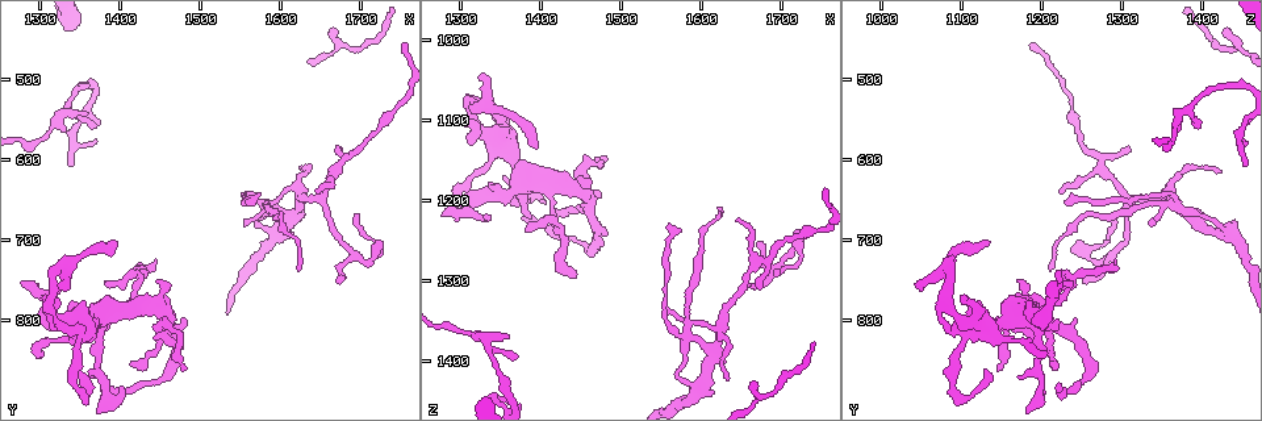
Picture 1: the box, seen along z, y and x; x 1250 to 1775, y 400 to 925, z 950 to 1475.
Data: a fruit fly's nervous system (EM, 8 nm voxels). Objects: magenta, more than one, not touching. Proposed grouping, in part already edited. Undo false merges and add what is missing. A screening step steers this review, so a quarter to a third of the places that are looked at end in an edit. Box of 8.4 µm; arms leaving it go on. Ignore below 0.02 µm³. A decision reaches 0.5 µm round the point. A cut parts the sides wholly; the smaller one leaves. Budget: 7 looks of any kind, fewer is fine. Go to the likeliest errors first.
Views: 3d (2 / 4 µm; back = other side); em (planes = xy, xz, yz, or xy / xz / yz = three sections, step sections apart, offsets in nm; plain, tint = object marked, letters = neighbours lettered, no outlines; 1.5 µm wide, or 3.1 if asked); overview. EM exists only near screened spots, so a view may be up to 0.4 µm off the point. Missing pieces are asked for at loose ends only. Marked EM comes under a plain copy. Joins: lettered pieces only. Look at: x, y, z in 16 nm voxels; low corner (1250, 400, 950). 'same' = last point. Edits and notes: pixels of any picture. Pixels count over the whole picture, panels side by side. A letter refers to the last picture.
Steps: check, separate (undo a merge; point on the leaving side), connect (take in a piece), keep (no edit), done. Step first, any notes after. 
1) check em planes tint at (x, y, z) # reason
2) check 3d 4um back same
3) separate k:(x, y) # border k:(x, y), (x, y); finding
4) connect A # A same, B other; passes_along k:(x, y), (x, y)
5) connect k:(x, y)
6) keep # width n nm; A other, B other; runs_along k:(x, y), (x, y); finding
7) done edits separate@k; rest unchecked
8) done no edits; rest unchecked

check em planes letters at (1360, 545, 1370) # free end

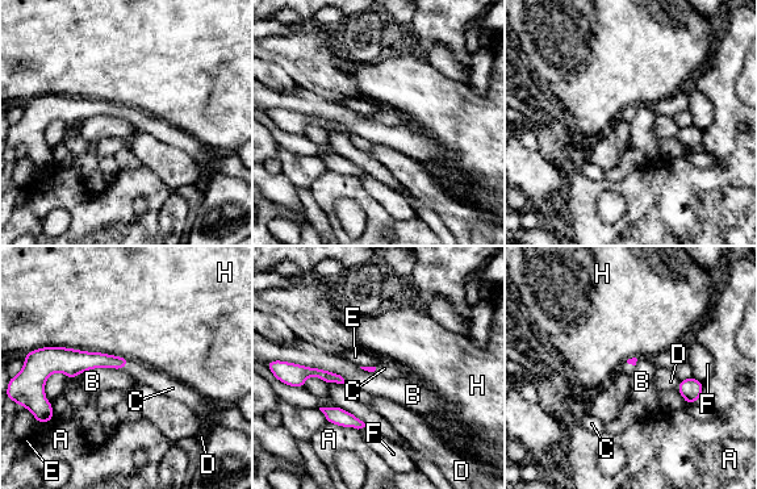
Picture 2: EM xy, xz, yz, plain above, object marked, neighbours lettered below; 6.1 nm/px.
connect C # A other, B other, C same, D other, E other, F other, H other; passes_along 2:(86, 360), (126, 364), (145, 373); it goes on there

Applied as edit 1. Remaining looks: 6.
check 3d 4um back at (1400, 880, 1200) # tapers out

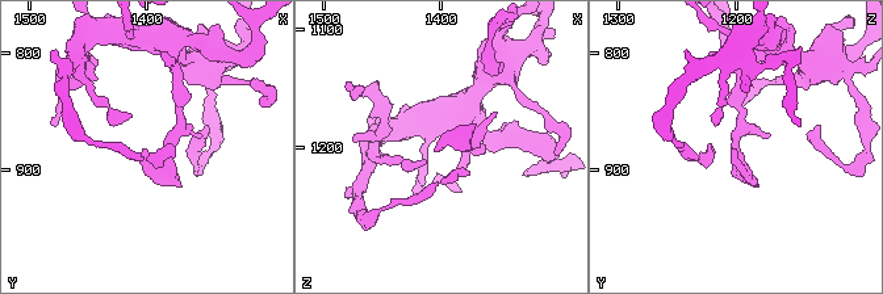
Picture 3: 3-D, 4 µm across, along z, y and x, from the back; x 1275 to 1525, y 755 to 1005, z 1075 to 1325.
check em xy step 4 tint at (1402, 880, 1198) # shape alone is not enough

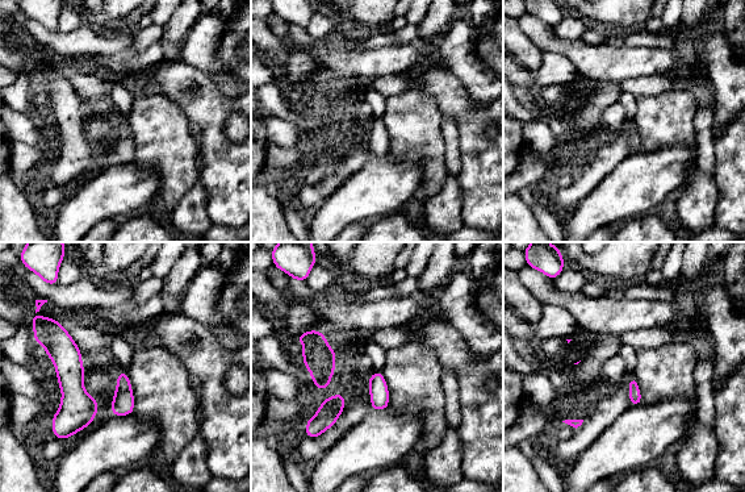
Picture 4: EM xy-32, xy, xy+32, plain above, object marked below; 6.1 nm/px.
check em planes letters same

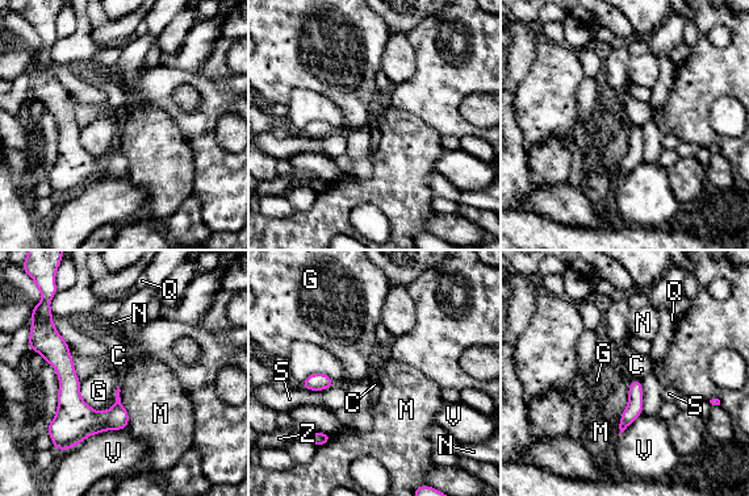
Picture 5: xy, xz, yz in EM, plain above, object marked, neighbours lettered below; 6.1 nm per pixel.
keep # C other, G other, M other, N other, Q other, S other, V other, Z other; runs_along 5:(55, 336), (68, 397), (124, 424); none of them fits

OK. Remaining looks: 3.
check em planes letters at (1320, 760, 1045) # free end

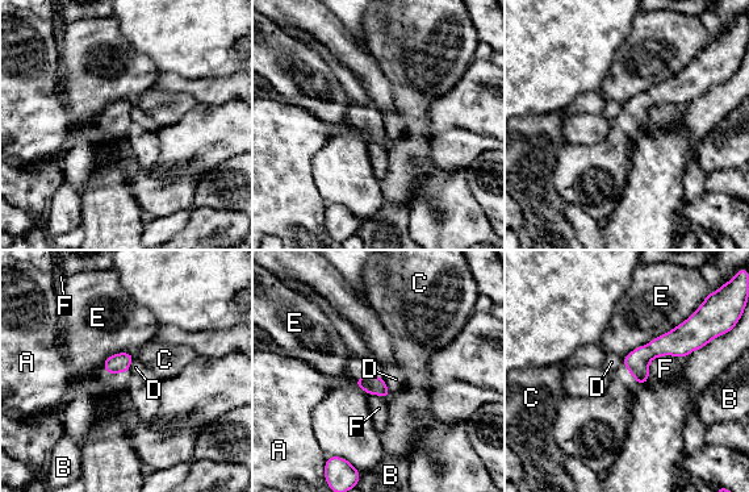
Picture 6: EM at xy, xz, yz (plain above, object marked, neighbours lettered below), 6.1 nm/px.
keep # longest_contact E 500 nm; A other, B other, C other, D other, E other, F other; border 6:(691, 313), (623, 358); no lettered piece goes on from it

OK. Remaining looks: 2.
done edits connect@2; rest unchecked

